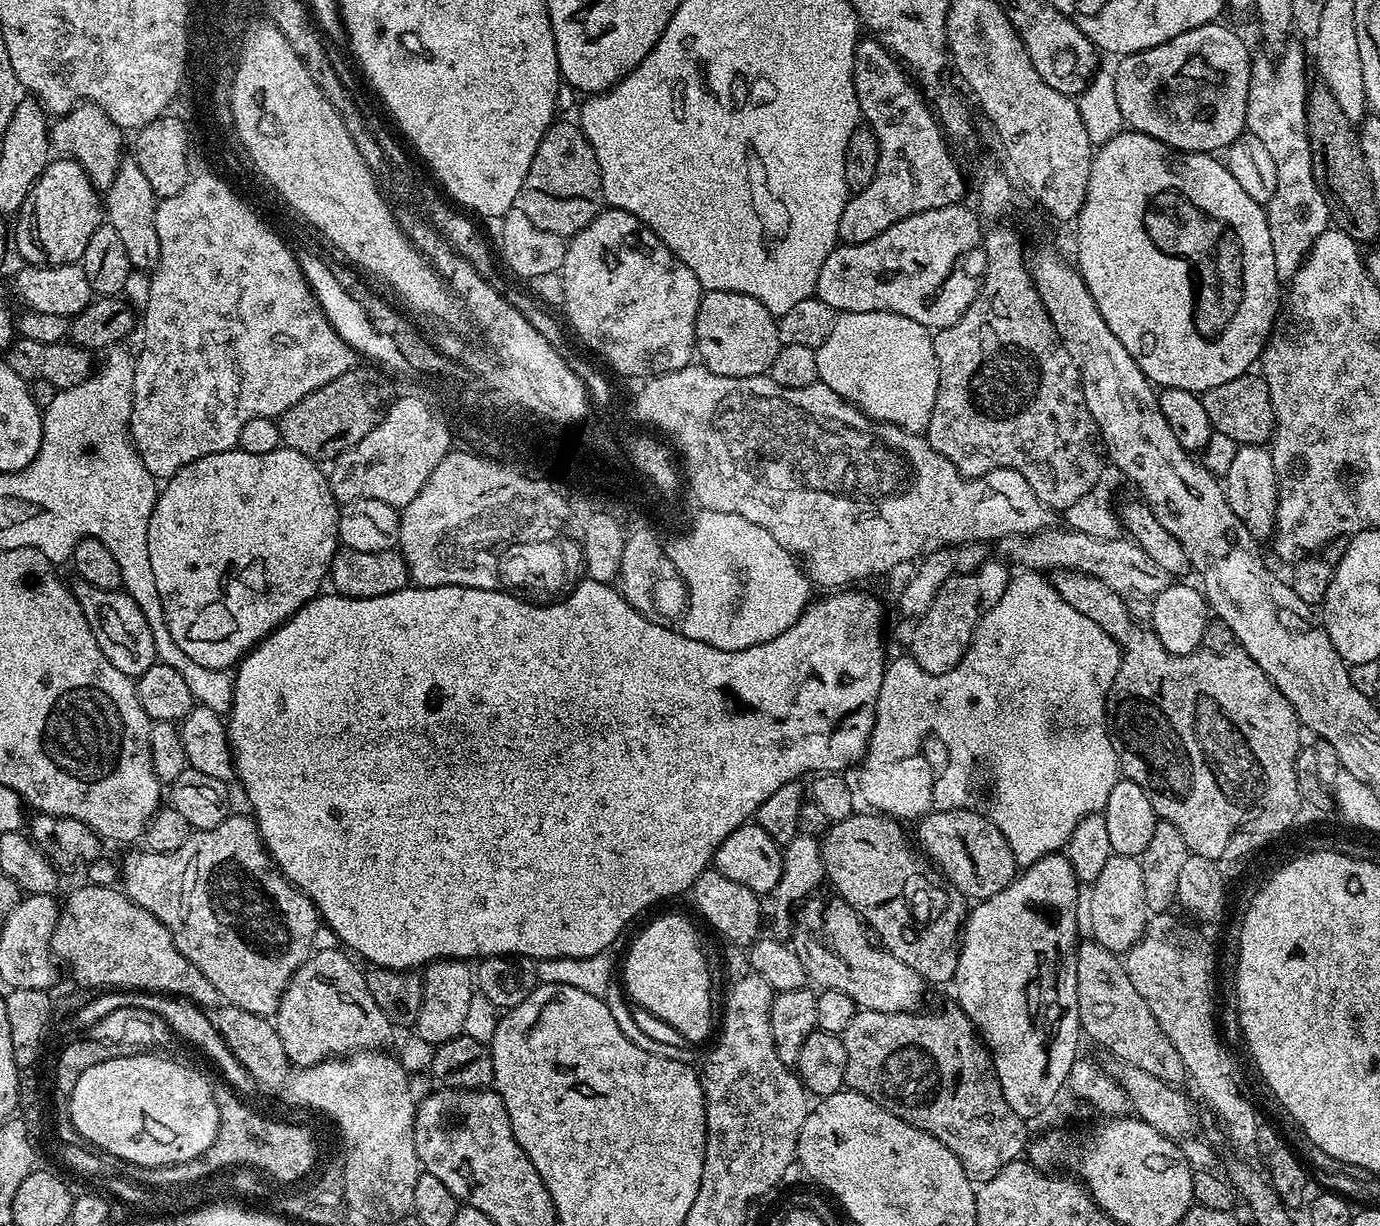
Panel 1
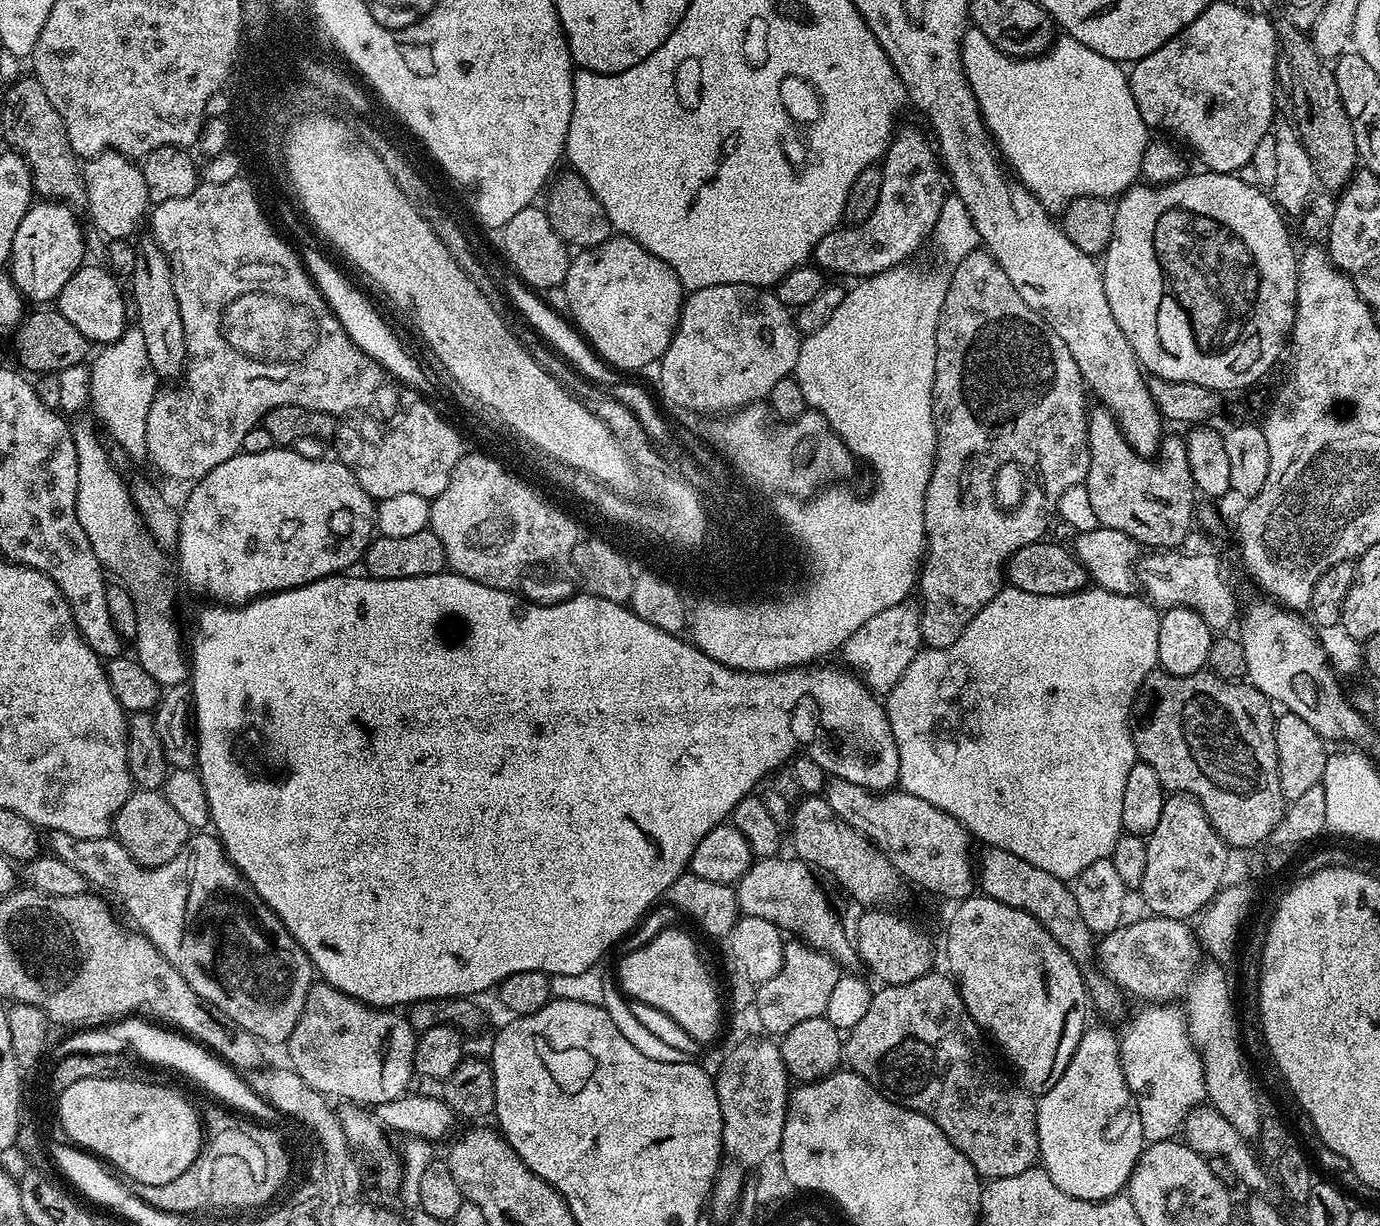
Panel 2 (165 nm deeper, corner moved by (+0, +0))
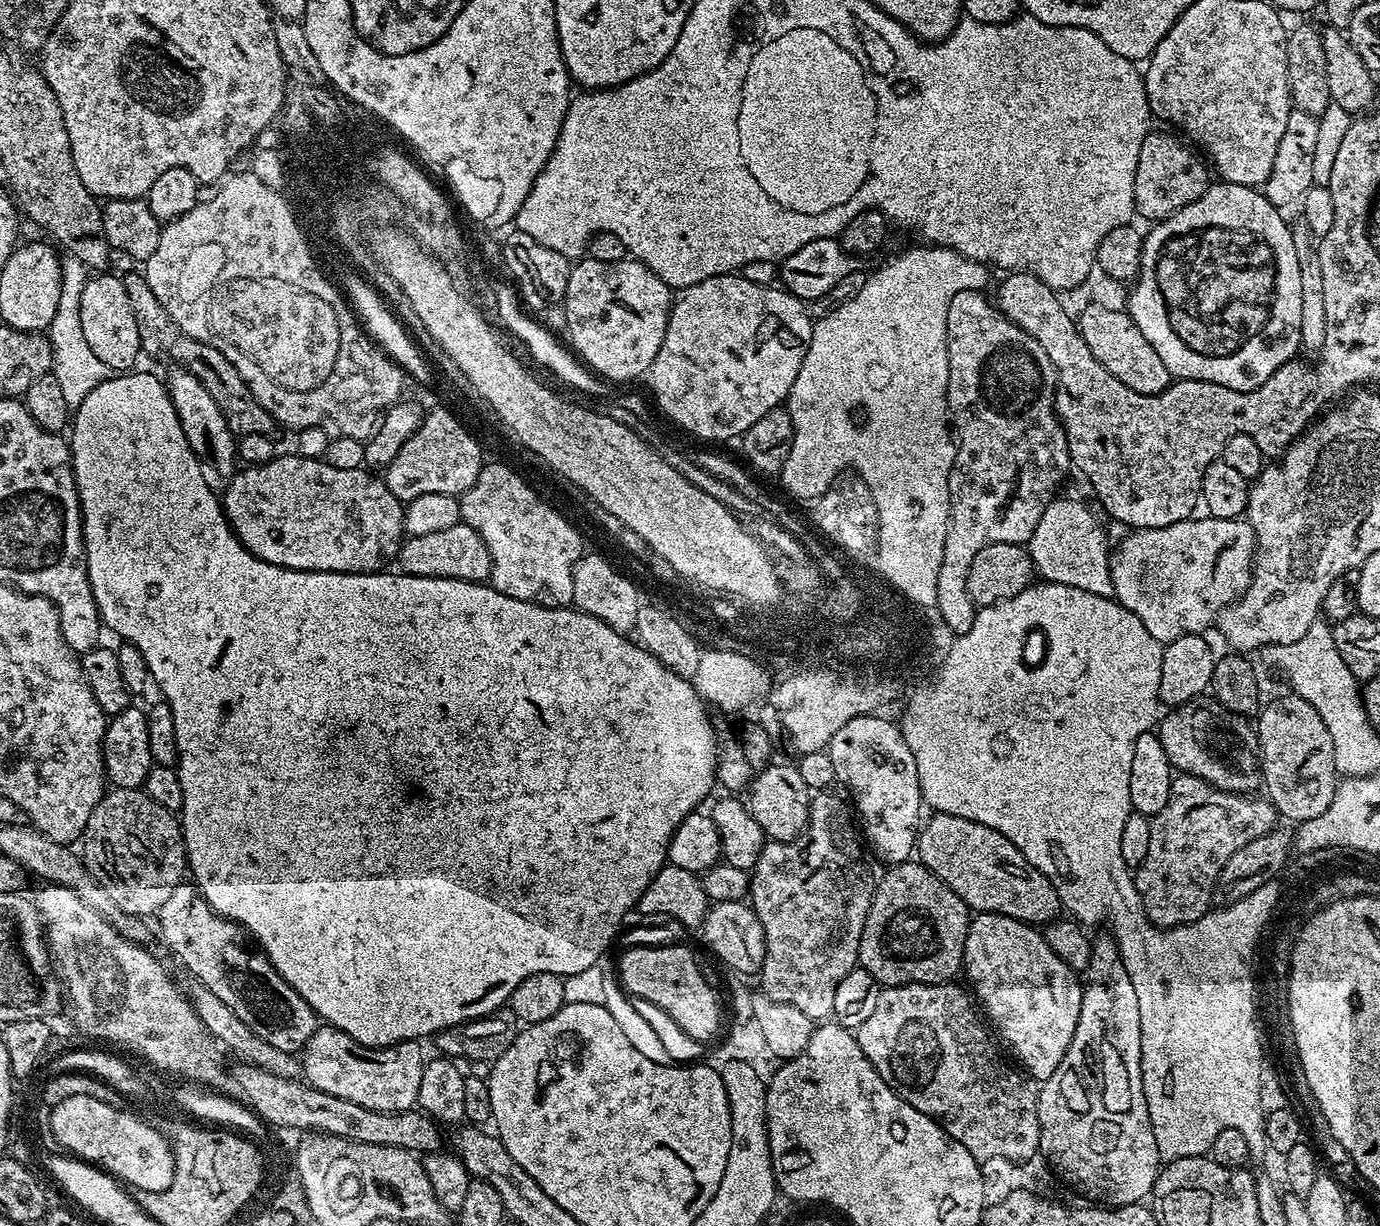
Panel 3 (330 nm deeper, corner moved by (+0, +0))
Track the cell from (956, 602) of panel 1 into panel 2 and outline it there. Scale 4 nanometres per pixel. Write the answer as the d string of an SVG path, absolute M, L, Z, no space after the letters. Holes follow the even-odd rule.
M977 250L966 254L962 262L952 270L952 281L948 283L946 290L946 302L940 308L940 321L938 322L938 334L936 335L936 377L934 378L934 390L932 391L932 413L936 423L936 461L932 463L930 482L926 486L924 495L924 535L926 537L926 555L922 560L922 567L918 573L918 596L924 599L924 604L919 605L920 627L924 629L924 635L934 644L948 644L956 638L956 633L961 634L970 626L974 614L982 610L1000 593L1006 580L1005 568L1008 558L1013 556L1022 546L1036 544L1045 539L1048 532L1048 515L1053 515L1057 502L1070 490L1070 486L1083 484L1090 470L1090 446L1088 445L1088 413L1090 403L1084 398L1086 385L1082 374L1078 370L1078 362L1074 362L1074 354L1054 334L1054 330L1040 317L1039 312L1030 310L1026 302L1022 302L1022 294L1014 290L1014 282L1006 278L1006 270L998 266L998 262L986 250ZM1003 464L1018 464L1026 473L1026 491L1024 501L1016 508L1001 508L996 503L996 471Z

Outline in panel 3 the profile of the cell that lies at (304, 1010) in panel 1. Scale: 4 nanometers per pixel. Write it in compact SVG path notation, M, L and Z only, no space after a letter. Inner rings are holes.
M320 1026L302 1049L302 1076L312 1087L334 1094L334 1098L346 1098L346 1102L358 1102L358 1106L366 1106L366 1110L407 1112L417 1107L418 1085L422 1082L422 1070L426 1063L426 1055L420 1046L415 1040L407 1040L385 1048L367 1048L354 1042L354 1038L342 1030Z

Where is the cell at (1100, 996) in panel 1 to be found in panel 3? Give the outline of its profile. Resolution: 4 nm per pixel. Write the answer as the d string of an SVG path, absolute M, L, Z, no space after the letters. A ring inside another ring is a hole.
M932 812L929 817L923 821L916 838L919 863L950 886L973 913L997 912L1033 926L1047 926L1061 915L1058 890L1054 890L1042 870L1026 862L1010 838L1002 838L998 830L990 830L982 822L970 822L970 818L941 812Z

